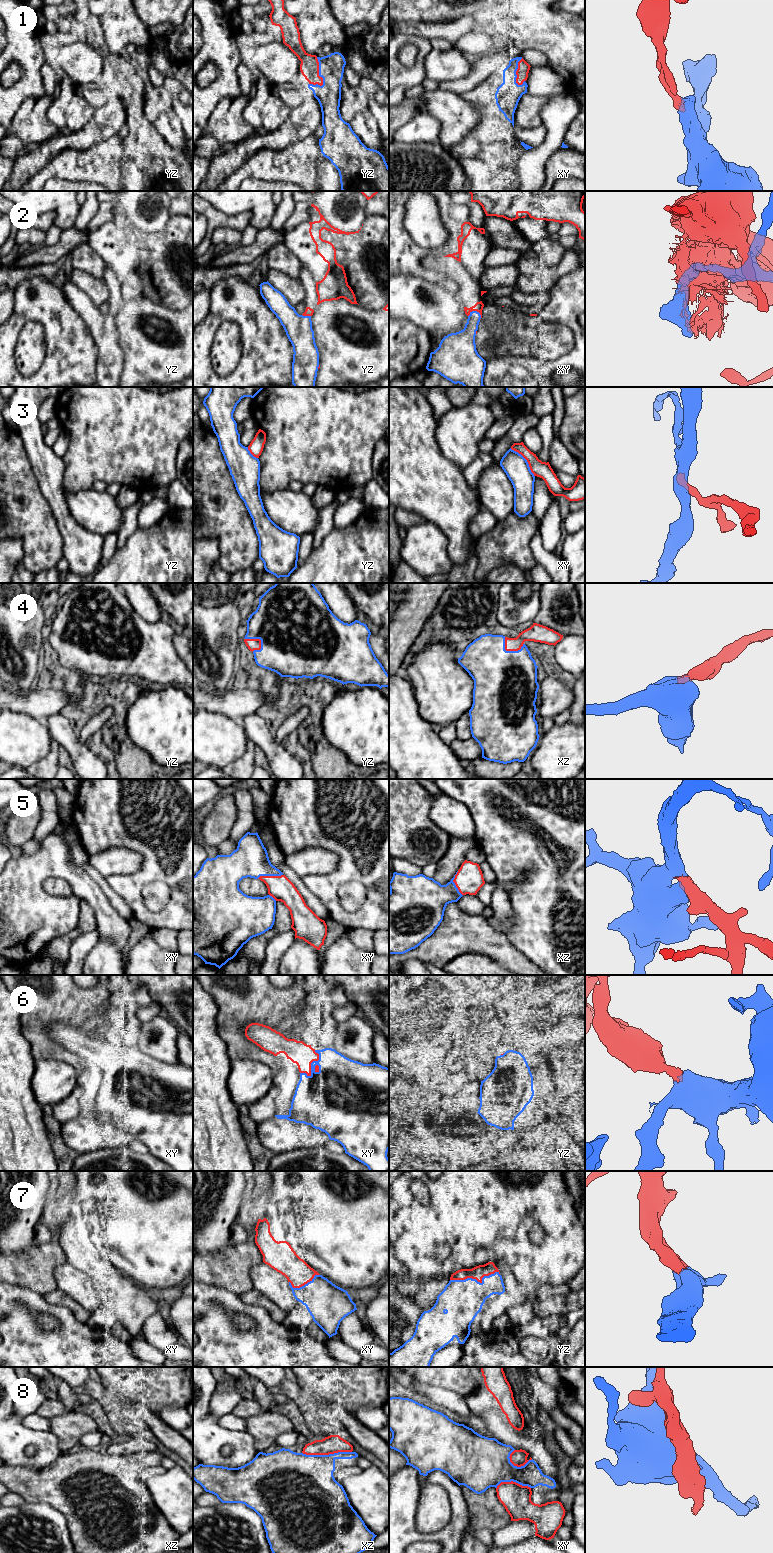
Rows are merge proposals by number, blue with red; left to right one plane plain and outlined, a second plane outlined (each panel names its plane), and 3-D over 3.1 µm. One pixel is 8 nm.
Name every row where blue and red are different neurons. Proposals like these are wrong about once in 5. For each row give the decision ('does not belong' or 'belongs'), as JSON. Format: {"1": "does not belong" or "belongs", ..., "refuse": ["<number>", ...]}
{"1": "belongs", "2": "does not belong", "3": "does not belong", "4": "belongs", "5": "belongs", "6": "belongs", "7": "belongs", "8": "does not belong", "refuse": ["2", "3", "8"]}

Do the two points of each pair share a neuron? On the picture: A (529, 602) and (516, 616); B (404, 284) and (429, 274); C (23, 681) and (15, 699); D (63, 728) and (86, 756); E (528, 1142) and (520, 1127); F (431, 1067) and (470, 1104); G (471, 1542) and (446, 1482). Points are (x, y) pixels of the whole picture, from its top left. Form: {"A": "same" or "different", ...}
{"A": "same", "B": "different", "C": "different", "D": "same", "E": "different", "F": "different", "G": "different"}

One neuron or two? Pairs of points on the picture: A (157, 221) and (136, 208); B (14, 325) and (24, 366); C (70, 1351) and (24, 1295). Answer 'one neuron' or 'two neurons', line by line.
A: one neuron
B: two neurons
C: one neuron

